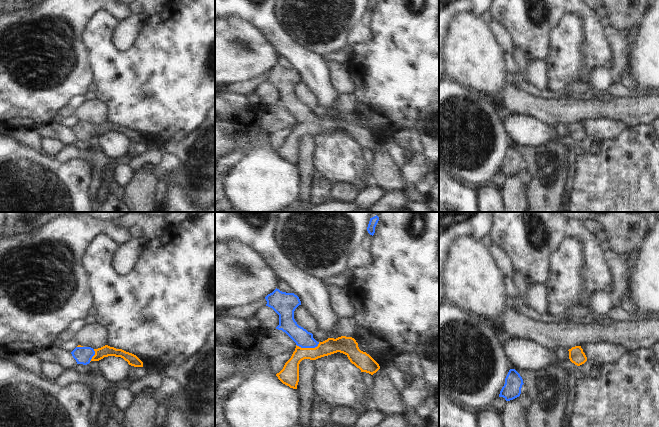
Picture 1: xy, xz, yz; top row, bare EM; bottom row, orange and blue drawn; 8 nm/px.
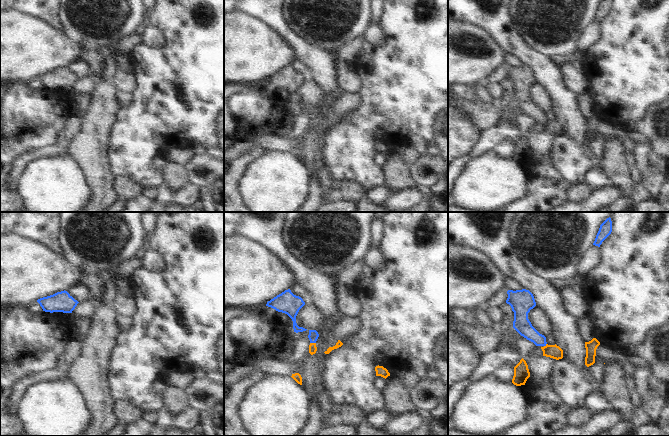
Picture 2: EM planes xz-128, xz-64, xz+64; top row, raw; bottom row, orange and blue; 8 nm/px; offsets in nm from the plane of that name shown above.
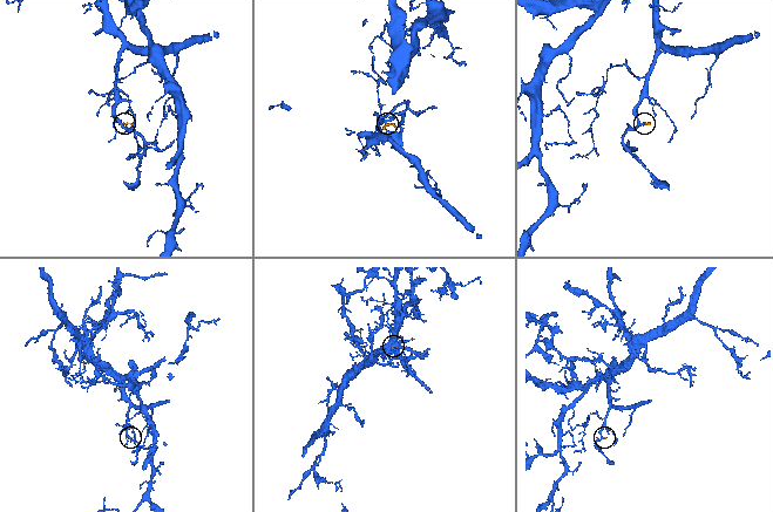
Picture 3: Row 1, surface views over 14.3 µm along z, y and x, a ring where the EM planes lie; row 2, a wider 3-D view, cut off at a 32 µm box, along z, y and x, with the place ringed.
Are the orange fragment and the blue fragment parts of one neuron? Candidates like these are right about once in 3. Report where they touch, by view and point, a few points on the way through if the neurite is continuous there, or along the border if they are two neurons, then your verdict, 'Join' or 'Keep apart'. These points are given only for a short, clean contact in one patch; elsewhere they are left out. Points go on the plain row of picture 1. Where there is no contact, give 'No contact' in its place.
Touches orange at xz (308, 124). Path across: xz (290, 149), (293, 138), (308, 124), (304, 115). Join

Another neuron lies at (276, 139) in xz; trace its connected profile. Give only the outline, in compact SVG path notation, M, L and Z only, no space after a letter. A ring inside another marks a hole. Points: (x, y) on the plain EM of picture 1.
M285 128L270 134L270 149L273 151L279 149L283 145L285 139L291 134L292 130L293 128Z

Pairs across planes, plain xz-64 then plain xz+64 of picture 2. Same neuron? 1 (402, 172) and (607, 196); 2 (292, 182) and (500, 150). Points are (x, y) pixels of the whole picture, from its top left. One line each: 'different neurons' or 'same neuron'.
1: different neurons
2: different neurons

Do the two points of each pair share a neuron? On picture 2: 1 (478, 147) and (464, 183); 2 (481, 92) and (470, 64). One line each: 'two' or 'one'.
1: two
2: two

